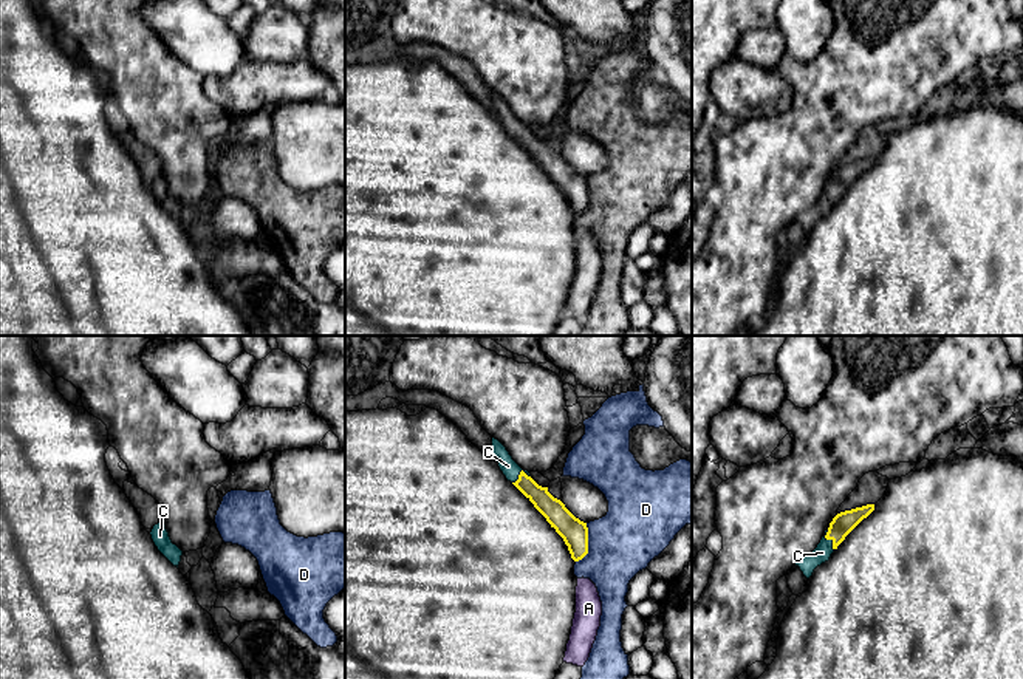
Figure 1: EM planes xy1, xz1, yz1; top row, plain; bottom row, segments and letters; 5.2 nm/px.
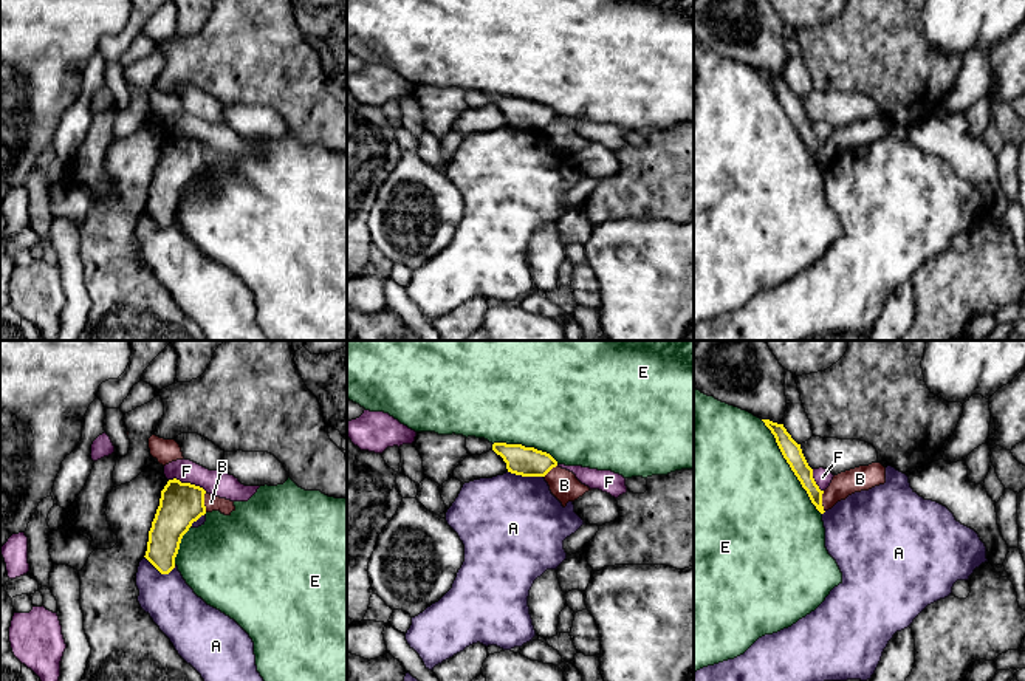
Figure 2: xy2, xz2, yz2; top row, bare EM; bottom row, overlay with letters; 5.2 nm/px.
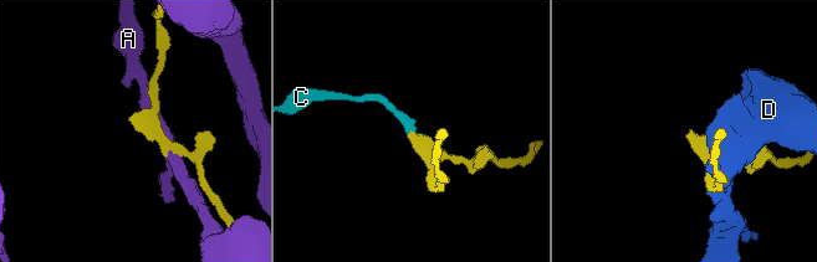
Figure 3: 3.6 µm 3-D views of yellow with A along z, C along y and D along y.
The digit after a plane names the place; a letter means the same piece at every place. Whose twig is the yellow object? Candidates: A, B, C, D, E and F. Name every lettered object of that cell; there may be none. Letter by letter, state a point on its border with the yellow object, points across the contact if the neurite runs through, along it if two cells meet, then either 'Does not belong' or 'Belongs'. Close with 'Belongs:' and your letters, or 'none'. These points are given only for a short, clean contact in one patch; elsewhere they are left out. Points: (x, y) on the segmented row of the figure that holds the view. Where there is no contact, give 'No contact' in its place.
A: Touches yellow at xz2 (525, 475). Does not belong
B: Touches yellow at yz2 (821, 502). Boundary: yz2 (822, 491), (824, 511). Does not belong
C: Touches yellow at yz1 (828, 539). Path across: yz1 (845, 522), (828, 539), (822, 552). Belongs
D: Touches yellow at xz1 (587, 543). Does not belong
E: Touches yellow at yz2 (790, 466). Does not belong
F: Touches yellow at xy2 (188, 483). Does not belong
Belongs: C

